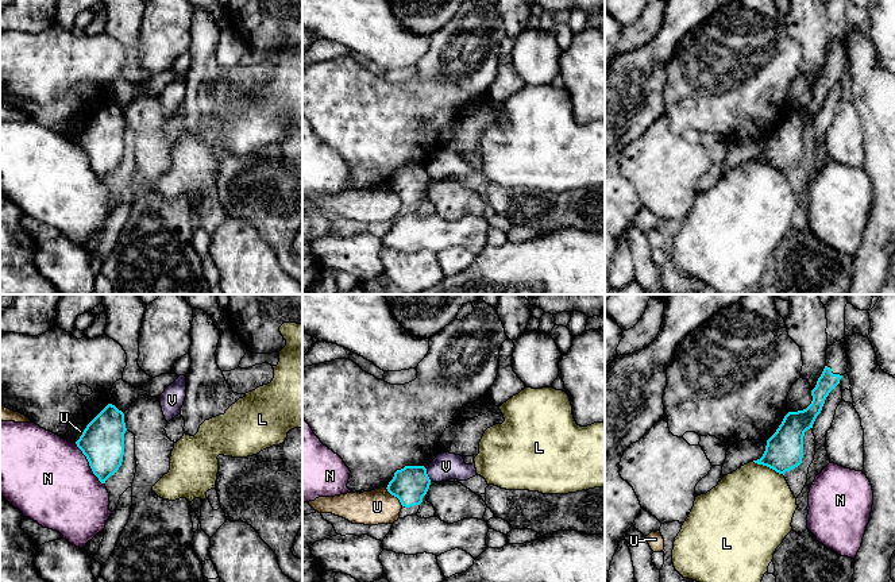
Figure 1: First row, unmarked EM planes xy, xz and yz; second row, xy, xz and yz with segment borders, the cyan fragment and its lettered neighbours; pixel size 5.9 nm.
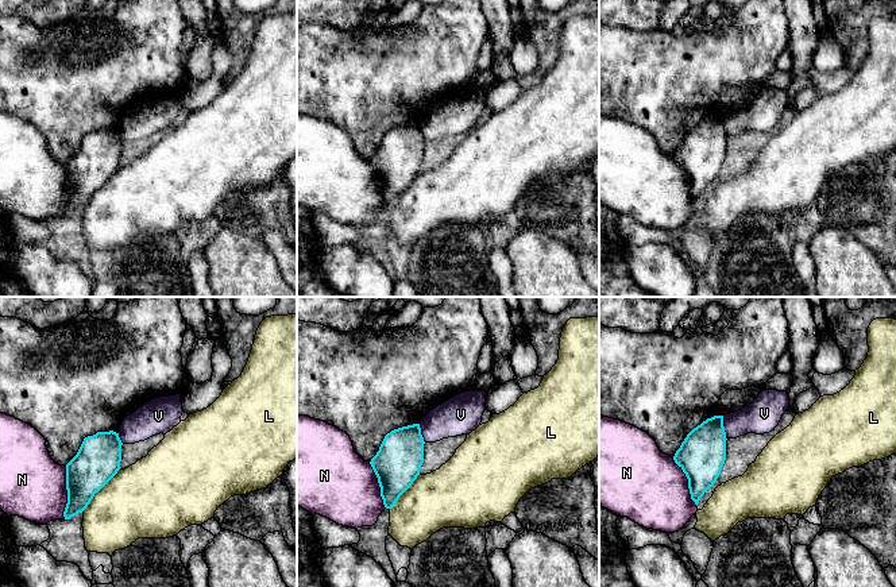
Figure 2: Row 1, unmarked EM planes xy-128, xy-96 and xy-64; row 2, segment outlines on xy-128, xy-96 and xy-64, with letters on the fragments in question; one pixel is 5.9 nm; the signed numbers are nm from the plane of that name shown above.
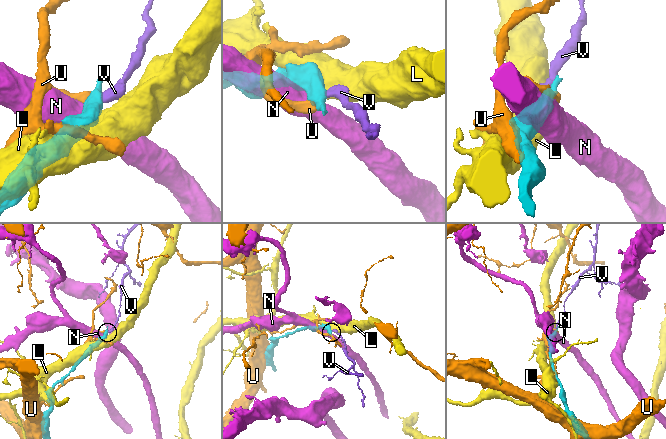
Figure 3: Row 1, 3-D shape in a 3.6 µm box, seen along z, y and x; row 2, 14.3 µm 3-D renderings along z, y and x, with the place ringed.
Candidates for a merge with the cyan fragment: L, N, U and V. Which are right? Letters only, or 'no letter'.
no letter

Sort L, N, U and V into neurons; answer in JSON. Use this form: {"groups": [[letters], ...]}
{"groups": [["L"], ["N"], ["U"], ["V"]]}

